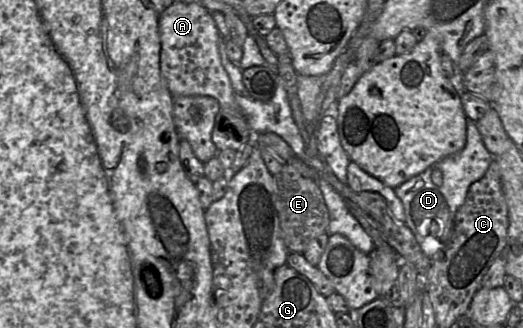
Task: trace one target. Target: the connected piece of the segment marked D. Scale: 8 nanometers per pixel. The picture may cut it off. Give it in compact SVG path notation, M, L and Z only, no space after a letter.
M467 118L466 144L459 153L434 163L394 189L404 207L405 224L415 236L423 253L430 259L450 241L455 215L464 203L470 186L485 175L494 159L486 149L476 123Z

